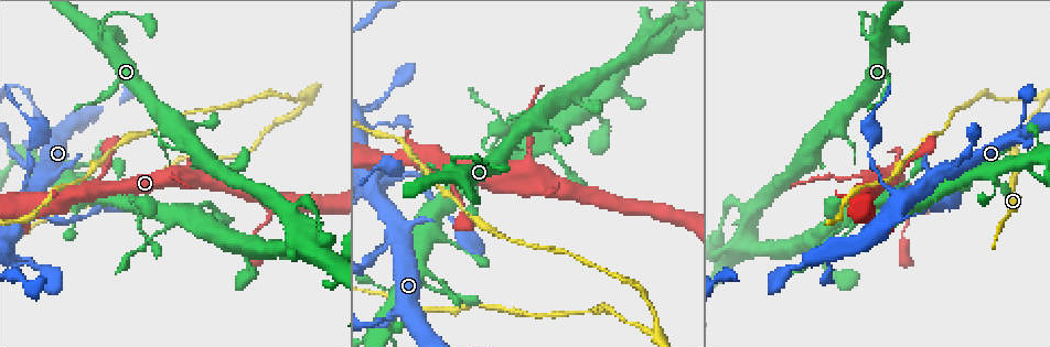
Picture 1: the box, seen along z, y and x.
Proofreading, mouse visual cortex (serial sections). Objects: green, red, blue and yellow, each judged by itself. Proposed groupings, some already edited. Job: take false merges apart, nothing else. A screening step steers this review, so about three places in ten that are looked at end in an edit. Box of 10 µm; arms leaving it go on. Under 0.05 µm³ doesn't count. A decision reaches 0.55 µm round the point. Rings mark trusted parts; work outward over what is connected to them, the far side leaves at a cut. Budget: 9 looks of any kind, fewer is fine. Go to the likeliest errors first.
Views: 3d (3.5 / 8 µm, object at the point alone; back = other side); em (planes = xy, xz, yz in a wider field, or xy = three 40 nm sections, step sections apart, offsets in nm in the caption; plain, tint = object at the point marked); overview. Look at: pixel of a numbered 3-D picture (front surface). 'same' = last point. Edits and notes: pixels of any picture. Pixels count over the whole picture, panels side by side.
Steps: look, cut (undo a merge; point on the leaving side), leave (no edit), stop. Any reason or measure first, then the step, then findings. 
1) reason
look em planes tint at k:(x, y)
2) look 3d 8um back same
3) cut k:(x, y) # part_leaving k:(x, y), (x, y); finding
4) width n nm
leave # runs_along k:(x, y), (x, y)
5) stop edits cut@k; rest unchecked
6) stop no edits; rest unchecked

abrupt turn
look em xy step 1 tint at 1:(657, 331)

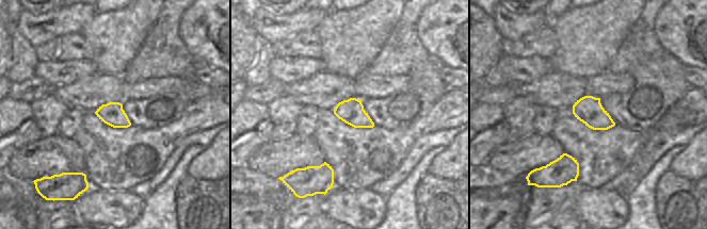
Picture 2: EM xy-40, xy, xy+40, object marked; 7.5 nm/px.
look 3d 3.5um same

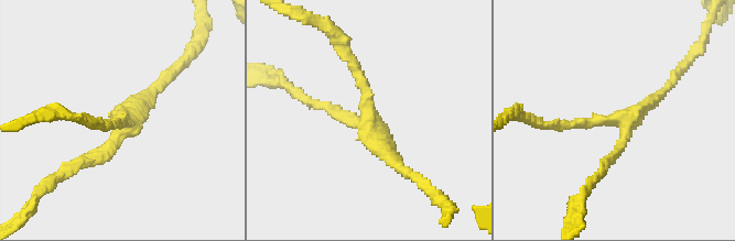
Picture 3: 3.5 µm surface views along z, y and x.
arms 3; arm_widths 150, 150, 200 nm
leave # runs_along 3:(606, 160), (624, 143), (624, 119), (550, 126); continuous, no second cell

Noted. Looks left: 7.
abrupt turn
look 3d 3.5um at 1:(414, 172)

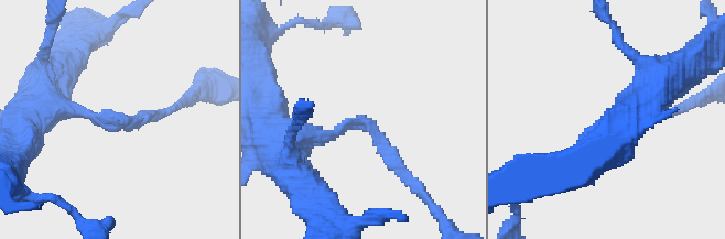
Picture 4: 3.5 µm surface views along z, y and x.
arm_widths 200, 250 nm; now the EM
look em xy step 3 tint at 4:(363, 124)

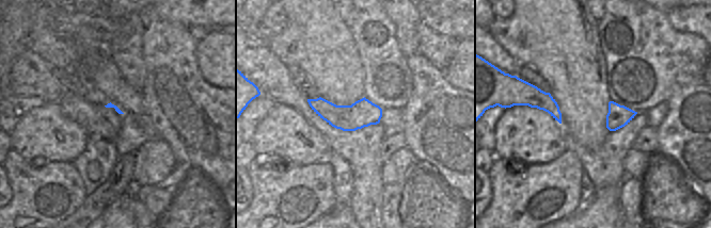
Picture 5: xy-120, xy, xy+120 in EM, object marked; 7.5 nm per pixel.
width 200 nm
leave # runs_along 4:(284, 142), (366, 122), (407, 175); continuous, no second cell

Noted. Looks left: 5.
sudden change in width
look 3d 3.5um at 1:(18, 258)

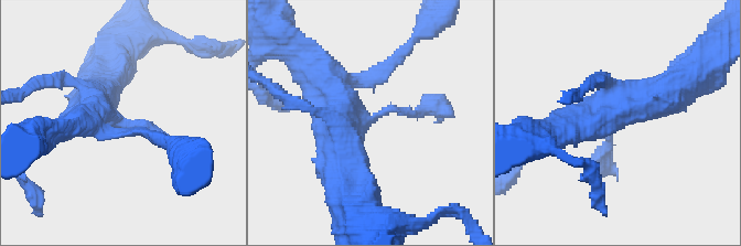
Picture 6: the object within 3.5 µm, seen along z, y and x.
look em xy step 1 tint at 6:(374, 122)

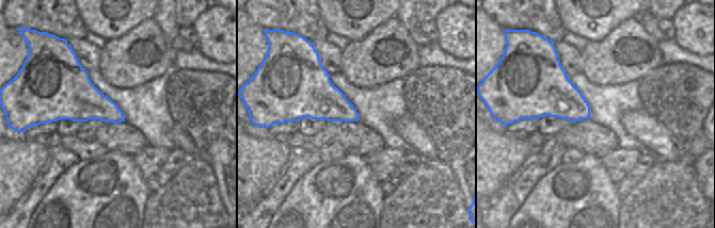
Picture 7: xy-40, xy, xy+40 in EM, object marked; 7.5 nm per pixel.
width 260 nm
leave # runs_along 6:(96, 97), (184, 159); continuous, no second cell

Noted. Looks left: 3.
sudden change in width
look 3d 3.5um at 1:(25, 159)

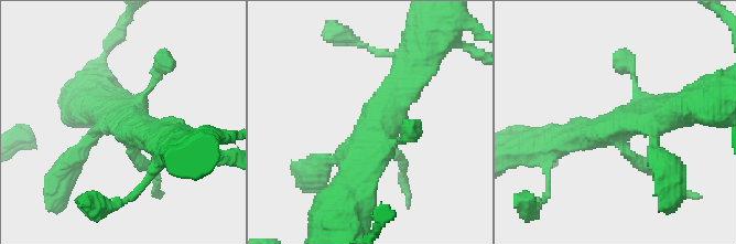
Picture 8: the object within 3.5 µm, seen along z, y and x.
need the tissue
look em planes plain at 8:(128, 123)

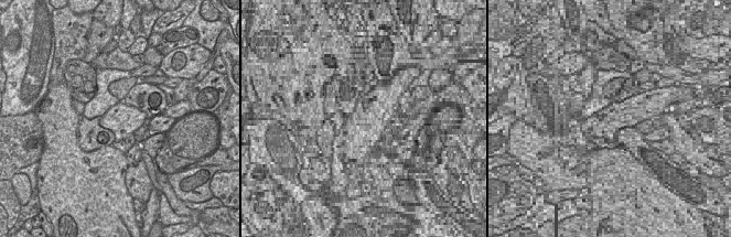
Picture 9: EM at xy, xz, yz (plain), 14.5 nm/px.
where the object lies
look em planes tint same

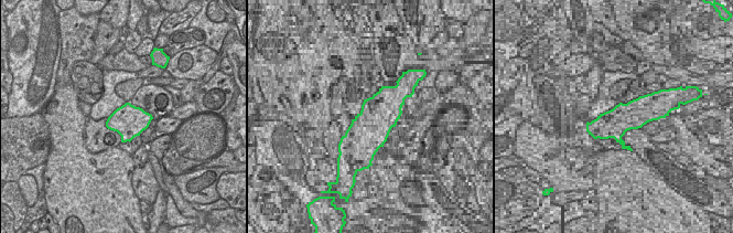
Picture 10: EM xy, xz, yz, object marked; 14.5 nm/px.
leave # runs_along 8:(406, 75), (337, 180); continuous, no second cell

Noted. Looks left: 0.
stop no edits; rest unchecked

